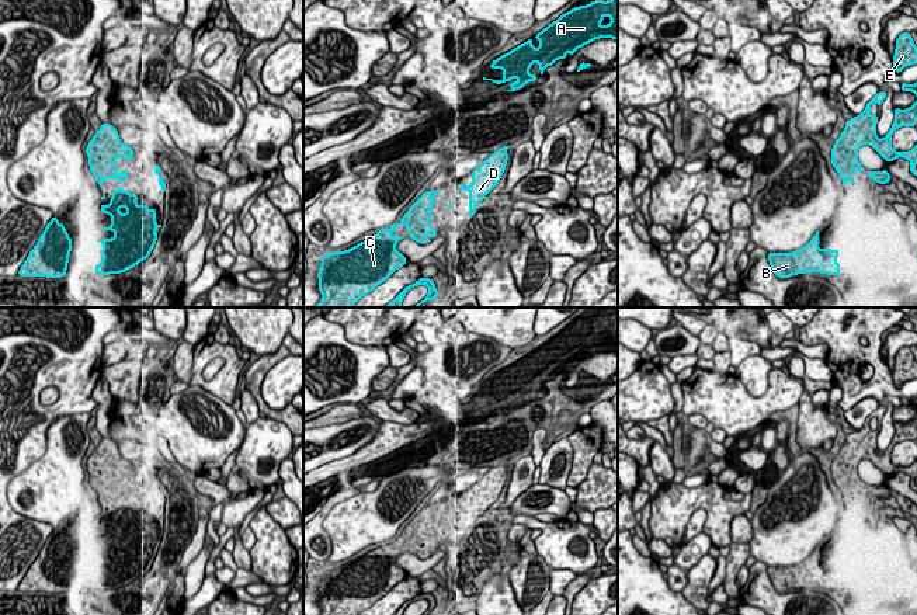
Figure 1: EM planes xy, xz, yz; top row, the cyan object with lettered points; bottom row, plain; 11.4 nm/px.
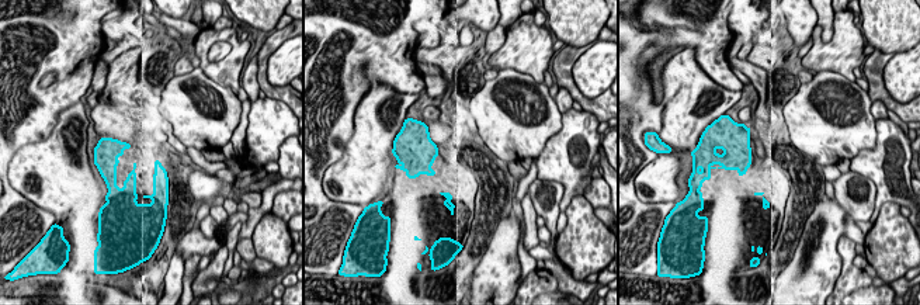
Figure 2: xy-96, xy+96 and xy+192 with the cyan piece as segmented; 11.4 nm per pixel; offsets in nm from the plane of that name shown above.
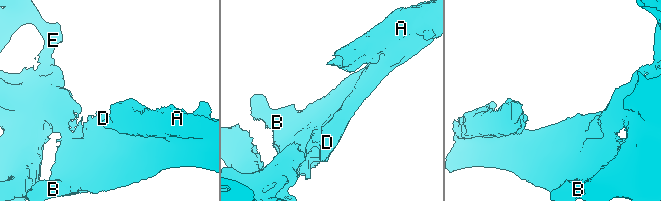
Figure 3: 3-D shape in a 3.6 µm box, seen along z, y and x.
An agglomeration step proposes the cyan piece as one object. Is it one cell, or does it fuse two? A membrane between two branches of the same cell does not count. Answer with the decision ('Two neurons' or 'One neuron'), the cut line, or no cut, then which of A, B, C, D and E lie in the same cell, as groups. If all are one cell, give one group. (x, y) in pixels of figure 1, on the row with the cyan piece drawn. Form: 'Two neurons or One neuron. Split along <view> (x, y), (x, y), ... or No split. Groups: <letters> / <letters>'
One neuron. No split. Groups: A B C D E

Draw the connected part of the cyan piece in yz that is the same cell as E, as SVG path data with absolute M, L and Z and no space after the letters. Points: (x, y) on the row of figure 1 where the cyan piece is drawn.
M902 32L896 39L896 49L893 55L893 67L900 73L904 67L917 63L917 46L910 32Z

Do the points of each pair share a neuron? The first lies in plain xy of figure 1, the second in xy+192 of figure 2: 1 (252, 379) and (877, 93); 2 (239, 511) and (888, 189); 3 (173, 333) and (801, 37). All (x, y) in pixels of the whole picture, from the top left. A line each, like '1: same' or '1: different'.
1: same
2: different
3: same

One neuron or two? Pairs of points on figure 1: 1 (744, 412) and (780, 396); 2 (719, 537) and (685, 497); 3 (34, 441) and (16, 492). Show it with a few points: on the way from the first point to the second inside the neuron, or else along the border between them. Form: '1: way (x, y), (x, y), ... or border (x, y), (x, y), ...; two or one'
1: way (753, 412), (771, 400); one
2: way (718, 524), (718, 516), (698, 499); one
3: border (47, 448), (14, 478); two

